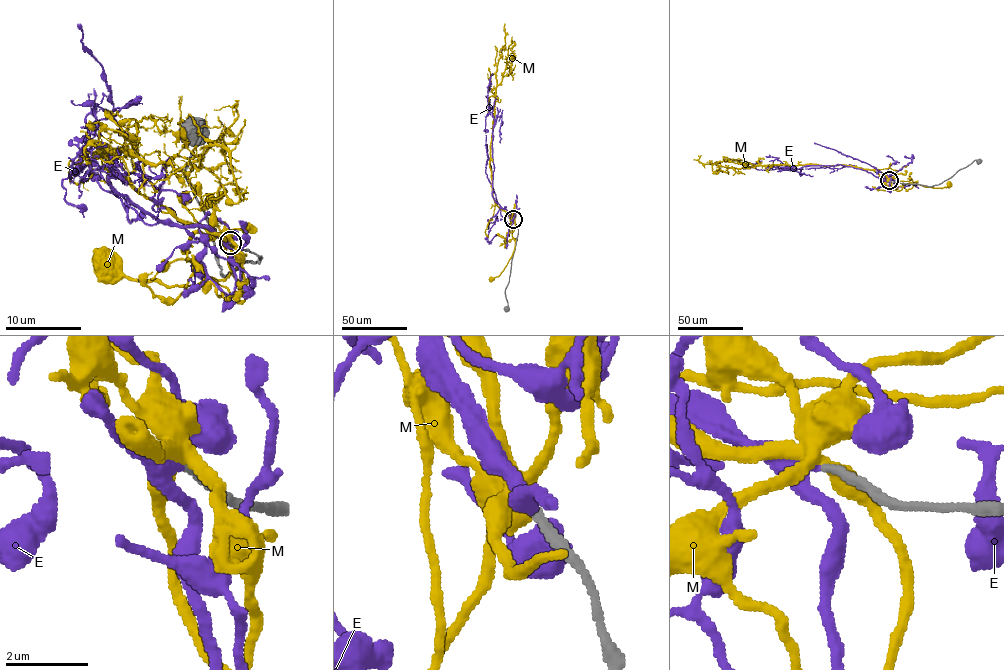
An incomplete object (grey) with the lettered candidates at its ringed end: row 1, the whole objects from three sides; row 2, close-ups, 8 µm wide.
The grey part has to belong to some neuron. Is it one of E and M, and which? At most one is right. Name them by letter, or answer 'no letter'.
E

